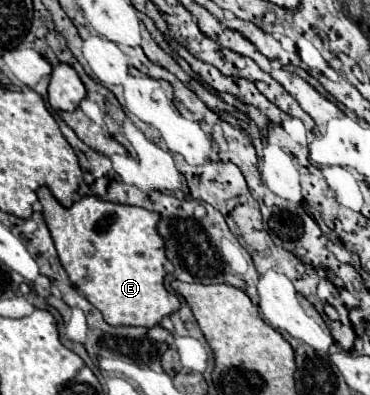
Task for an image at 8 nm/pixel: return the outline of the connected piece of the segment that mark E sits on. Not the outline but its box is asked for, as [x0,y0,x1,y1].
[37,187,181,327]

